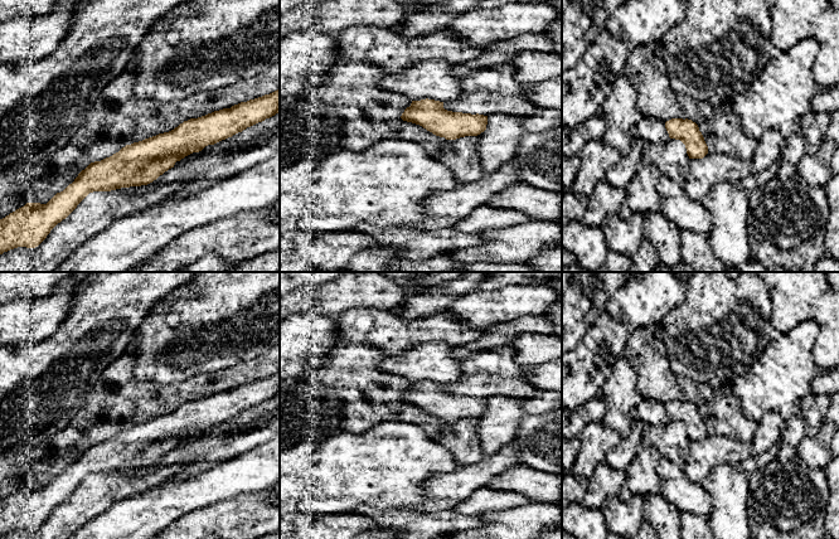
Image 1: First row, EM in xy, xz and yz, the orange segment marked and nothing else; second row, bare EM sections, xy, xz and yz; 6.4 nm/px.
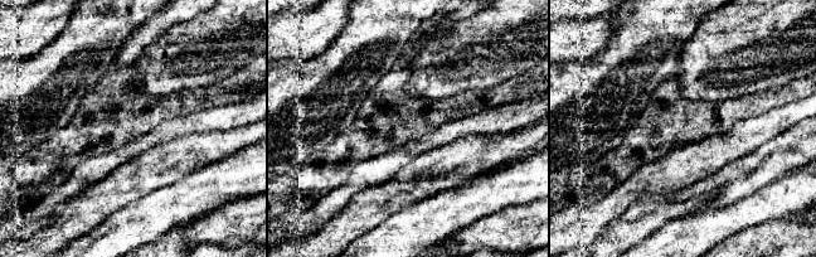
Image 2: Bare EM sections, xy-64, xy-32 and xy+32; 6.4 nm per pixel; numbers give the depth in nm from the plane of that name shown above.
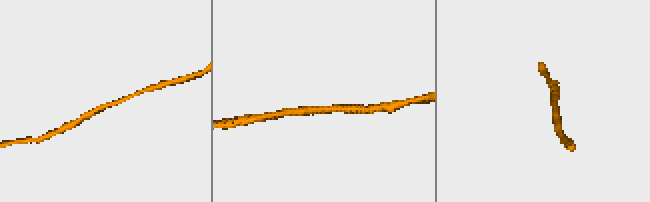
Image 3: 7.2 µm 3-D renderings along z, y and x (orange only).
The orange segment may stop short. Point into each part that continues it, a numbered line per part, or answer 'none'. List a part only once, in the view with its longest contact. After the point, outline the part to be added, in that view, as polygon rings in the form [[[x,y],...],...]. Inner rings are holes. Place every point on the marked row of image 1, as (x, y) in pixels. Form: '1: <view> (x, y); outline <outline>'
none

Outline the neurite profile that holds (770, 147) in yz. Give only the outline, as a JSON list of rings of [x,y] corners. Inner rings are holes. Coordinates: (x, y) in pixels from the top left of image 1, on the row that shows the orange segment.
[[[767,128],[757,141],[751,157],[755,171],[763,171],[779,164],[782,160],[784,149],[785,136],[775,128]]]

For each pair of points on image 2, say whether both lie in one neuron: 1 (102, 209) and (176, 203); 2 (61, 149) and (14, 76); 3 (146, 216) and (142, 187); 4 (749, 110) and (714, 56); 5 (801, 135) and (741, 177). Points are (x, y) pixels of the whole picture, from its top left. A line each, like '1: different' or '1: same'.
1: different
2: different
3: different
4: different
5: same

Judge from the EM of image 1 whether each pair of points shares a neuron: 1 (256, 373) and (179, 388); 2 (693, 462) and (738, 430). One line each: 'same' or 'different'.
1: same
2: different

